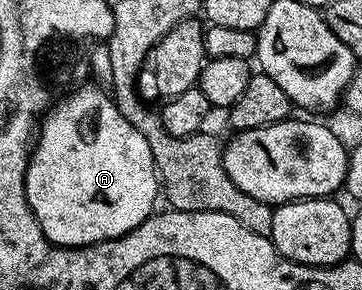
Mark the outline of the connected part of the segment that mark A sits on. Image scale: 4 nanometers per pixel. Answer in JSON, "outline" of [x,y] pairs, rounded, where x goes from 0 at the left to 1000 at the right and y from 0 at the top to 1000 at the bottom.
{"outline":[[[238,283],[207,300],[191,321],[196,331],[185,345],[163,341],[113,403],[110,438],[102,445],[99,479],[83,528],[83,566],[72,576],[72,693],[77,710],[88,710],[88,738],[99,738],[99,766],[110,766],[110,793],[122,793],[138,838],[163,855],[238,855],[249,841],[273,841],[279,828],[307,828],[323,814],[354,807],[417,745],[431,717],[425,700],[442,690],[442,610],[420,545],[420,503],[409,503],[409,476],[398,476],[398,462],[387,462],[387,448],[376,448],[376,434],[365,434],[365,421],[354,421],[354,407],[343,407],[343,393],[331,393],[331,379],[315,359],[312,328],[296,307],[290,317],[287,307],[268,303],[268,297],[282,297],[249,286]]]}

